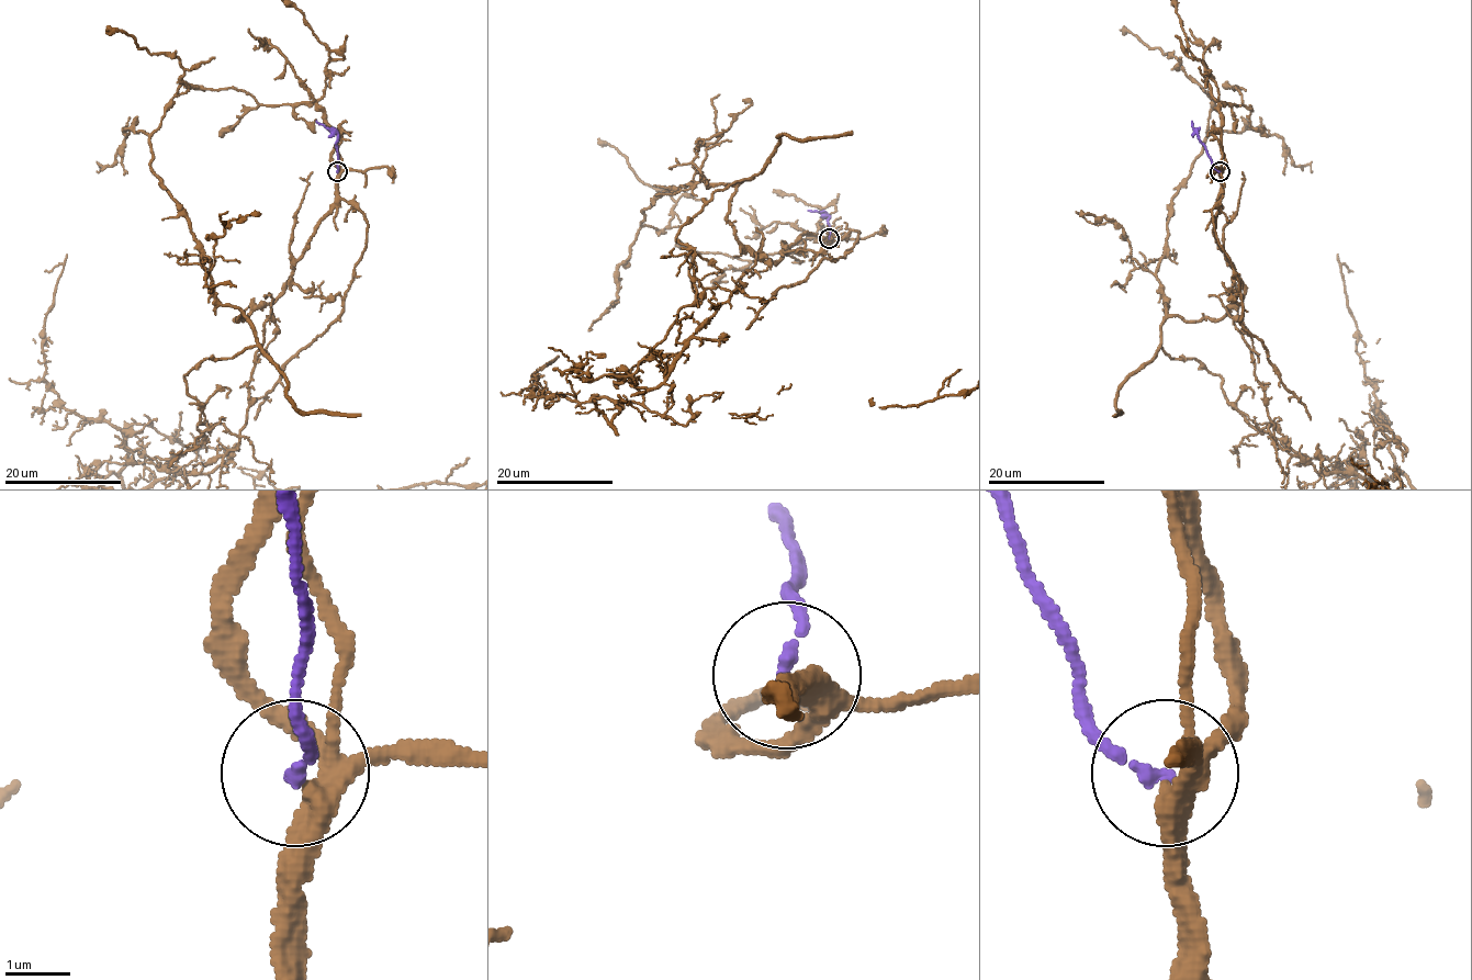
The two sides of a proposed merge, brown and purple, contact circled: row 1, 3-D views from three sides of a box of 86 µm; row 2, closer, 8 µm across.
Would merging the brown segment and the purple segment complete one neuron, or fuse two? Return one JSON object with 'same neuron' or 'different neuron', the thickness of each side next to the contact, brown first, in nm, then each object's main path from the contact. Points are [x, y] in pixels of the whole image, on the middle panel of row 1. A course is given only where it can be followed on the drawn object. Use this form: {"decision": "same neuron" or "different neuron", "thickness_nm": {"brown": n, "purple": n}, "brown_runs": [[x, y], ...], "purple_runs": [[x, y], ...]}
{"decision": "same neuron", "thickness_nm": {"brown": 240, "purple": 170}, "purple_runs": [[829, 238], [829, 216], [808, 211]]}

